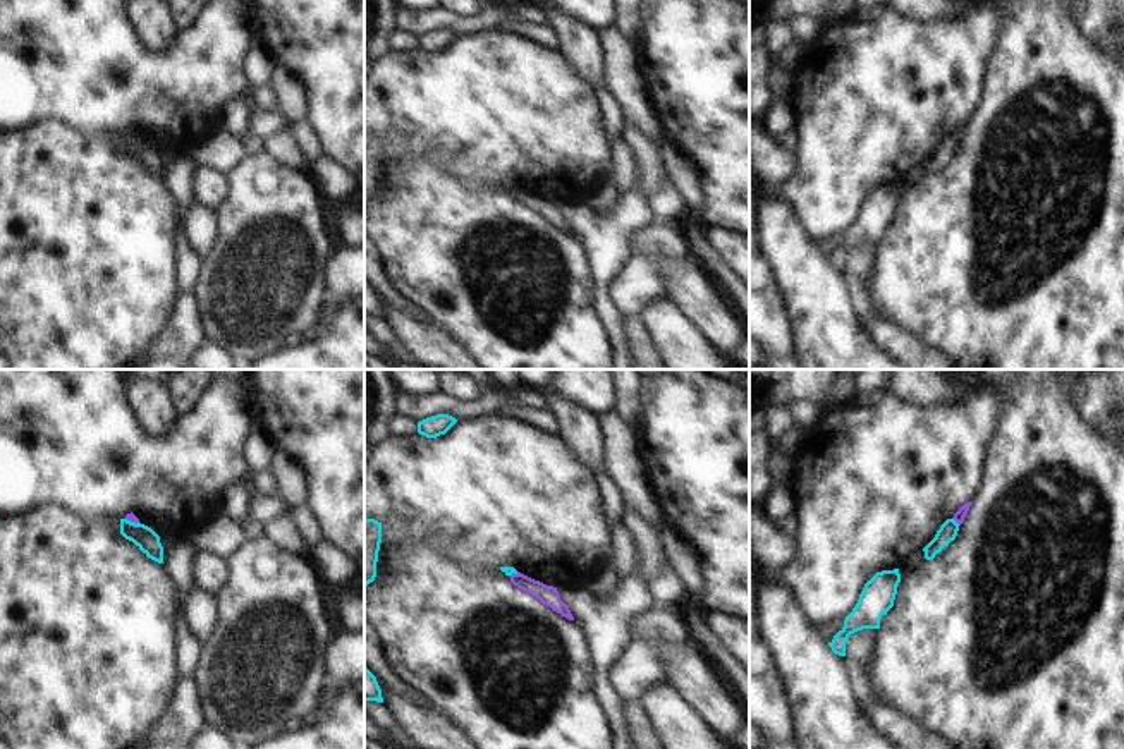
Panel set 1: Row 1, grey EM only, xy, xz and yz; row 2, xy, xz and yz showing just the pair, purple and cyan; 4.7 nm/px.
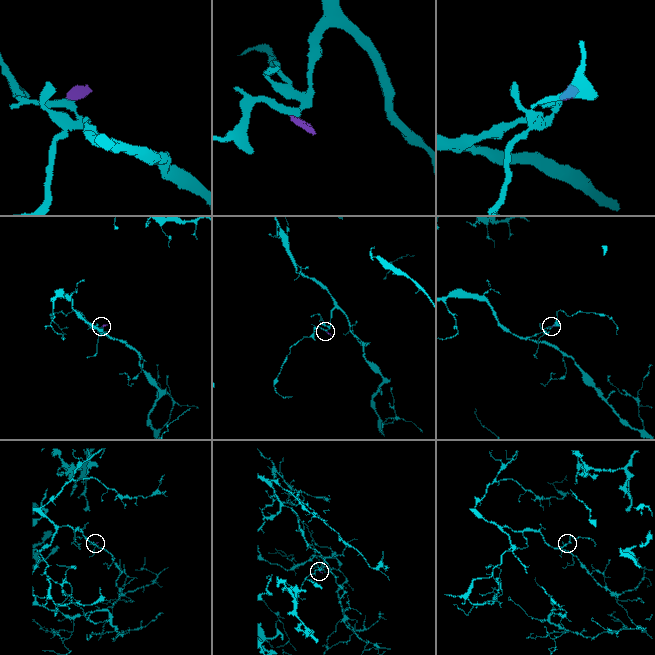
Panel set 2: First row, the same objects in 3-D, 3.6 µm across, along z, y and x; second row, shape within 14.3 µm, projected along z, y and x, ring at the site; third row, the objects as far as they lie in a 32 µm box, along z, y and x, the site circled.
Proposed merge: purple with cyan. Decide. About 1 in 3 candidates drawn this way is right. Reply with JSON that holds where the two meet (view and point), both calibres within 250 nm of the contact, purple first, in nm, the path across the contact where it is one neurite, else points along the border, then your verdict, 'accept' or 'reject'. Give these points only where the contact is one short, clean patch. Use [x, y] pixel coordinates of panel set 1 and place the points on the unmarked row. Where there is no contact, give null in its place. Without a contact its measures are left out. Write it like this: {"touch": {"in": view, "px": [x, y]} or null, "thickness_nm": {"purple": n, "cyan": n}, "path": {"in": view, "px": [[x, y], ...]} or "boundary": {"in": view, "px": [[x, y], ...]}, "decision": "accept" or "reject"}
{"touch": {"in": "yz", "px": [956, 136]}, "thickness_nm": {"purple": 50, "cyan": 90}, "boundary": {"in": "yz", "px": [[952, 133], [959, 140]]}, "decision": "reject"}

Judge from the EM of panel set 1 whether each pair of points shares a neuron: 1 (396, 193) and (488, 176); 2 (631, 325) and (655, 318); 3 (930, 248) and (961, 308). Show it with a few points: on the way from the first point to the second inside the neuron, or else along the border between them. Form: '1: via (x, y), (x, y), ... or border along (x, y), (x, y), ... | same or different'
1: border along (421, 162), (430, 162), (470, 189), (497, 191) | different
2: border along (638, 315), (657, 351) | different
3: via (946, 263), (961, 279), (961, 292) | same

